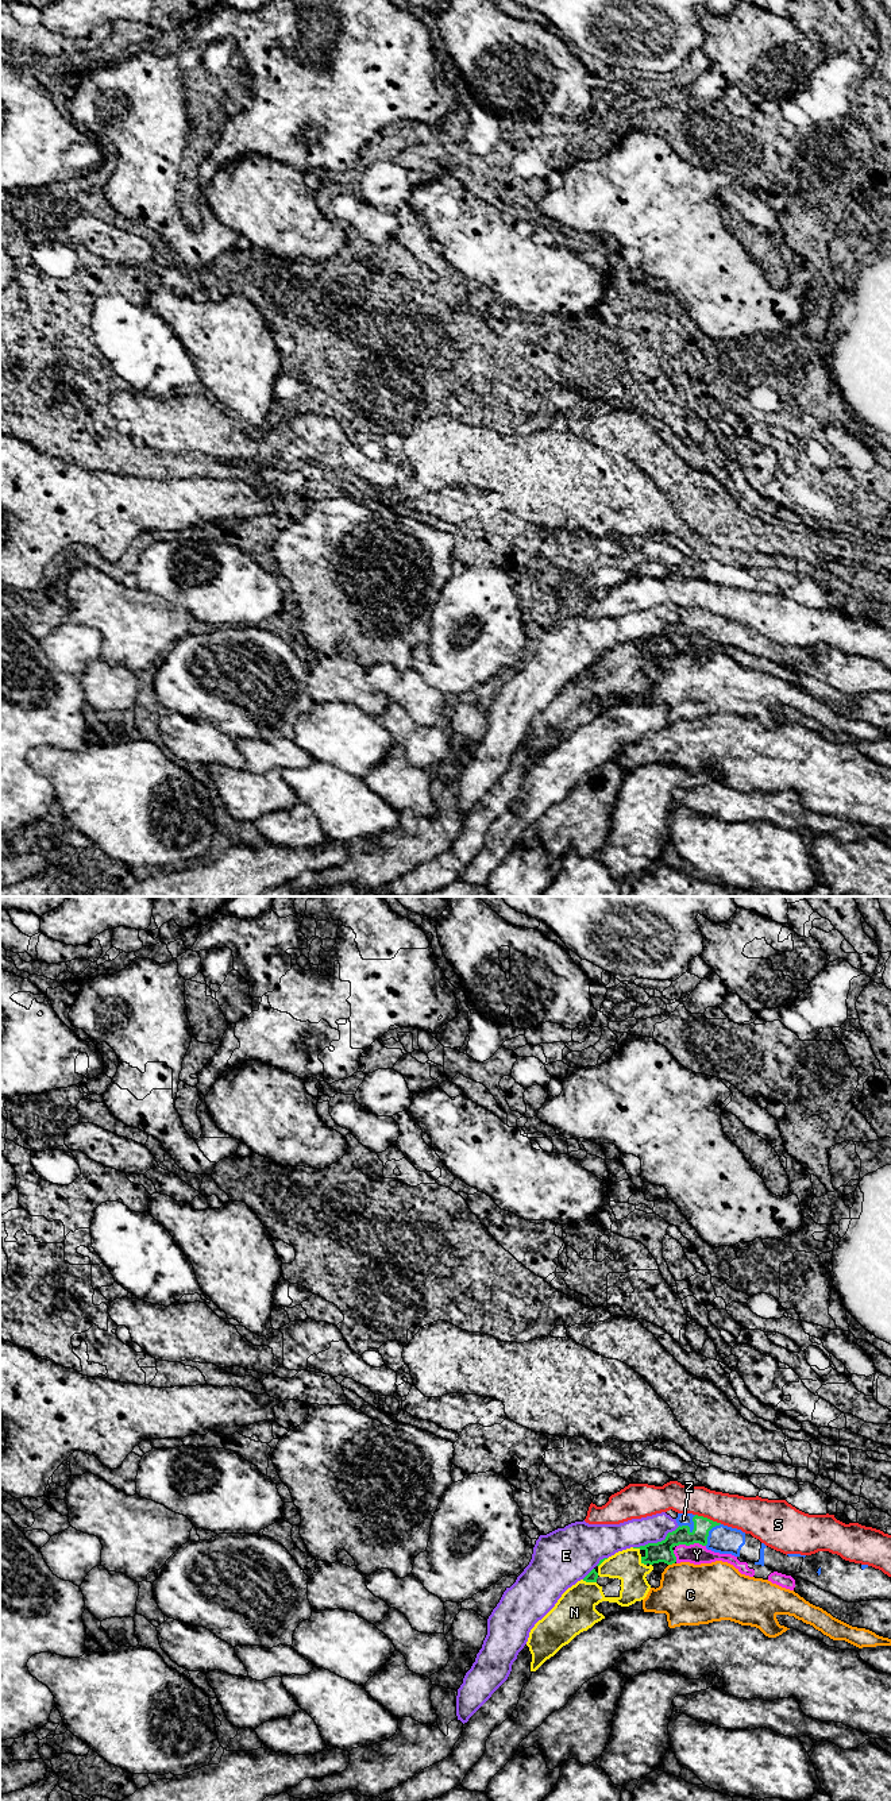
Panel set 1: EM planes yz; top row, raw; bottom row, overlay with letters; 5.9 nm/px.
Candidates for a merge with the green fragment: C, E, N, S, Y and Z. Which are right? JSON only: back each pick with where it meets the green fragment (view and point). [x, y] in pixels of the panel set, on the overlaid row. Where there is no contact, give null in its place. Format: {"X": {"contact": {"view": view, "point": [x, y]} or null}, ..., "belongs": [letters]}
{"Z": {"contact": {"view": "yz", "point": [694, 1528]}}, "belongs": ["Z"]}

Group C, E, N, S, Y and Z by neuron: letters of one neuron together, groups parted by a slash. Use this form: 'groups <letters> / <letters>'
groups C / E / N Y / S / Z

